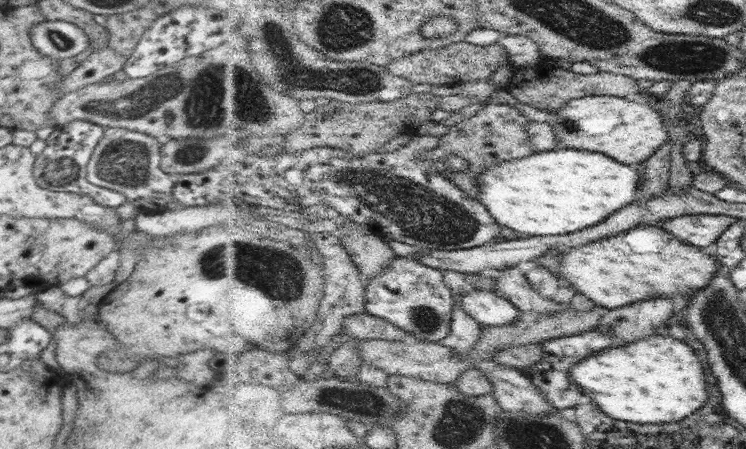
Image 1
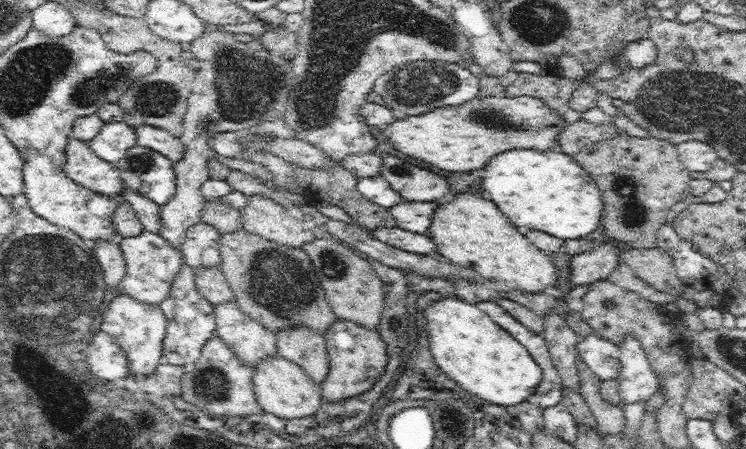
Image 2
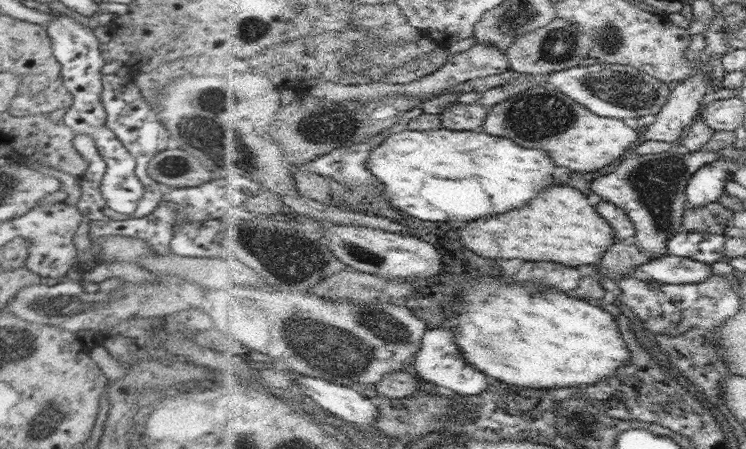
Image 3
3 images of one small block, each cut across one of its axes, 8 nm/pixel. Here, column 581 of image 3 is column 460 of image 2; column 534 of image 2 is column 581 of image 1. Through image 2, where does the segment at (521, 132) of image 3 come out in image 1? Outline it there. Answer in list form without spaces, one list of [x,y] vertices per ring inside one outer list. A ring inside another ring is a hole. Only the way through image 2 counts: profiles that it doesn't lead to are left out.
[[[596,95],[578,98],[568,103],[564,109],[551,112],[549,122],[554,125],[563,147],[602,152],[633,166],[648,161],[668,144],[665,116],[650,104],[638,102],[638,97]]]

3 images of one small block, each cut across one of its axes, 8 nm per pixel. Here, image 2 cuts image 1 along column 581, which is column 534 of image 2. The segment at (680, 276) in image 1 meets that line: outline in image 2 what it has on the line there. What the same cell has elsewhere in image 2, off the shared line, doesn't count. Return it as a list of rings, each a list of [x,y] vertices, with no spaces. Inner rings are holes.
[[[460,190],[446,202],[438,203],[432,210],[432,220],[425,232],[435,248],[435,253],[440,254],[452,264],[464,266],[470,273],[476,274],[484,281],[501,280],[512,284],[515,289],[526,292],[540,291],[542,288],[556,284],[557,270],[552,262],[552,257],[536,248],[512,224],[508,224],[504,214],[500,214],[500,210],[490,200],[484,200],[472,192]]]

